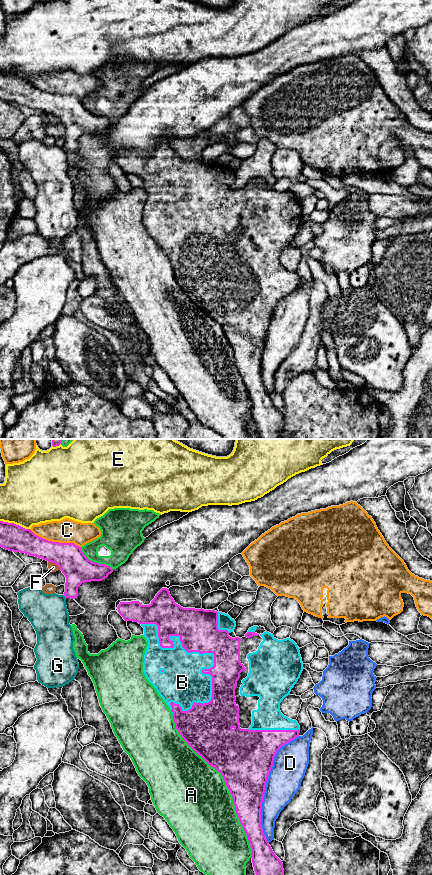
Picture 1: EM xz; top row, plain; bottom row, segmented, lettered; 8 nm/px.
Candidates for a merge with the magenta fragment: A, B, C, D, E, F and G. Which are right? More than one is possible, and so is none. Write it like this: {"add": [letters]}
{"add": ["B"]}

